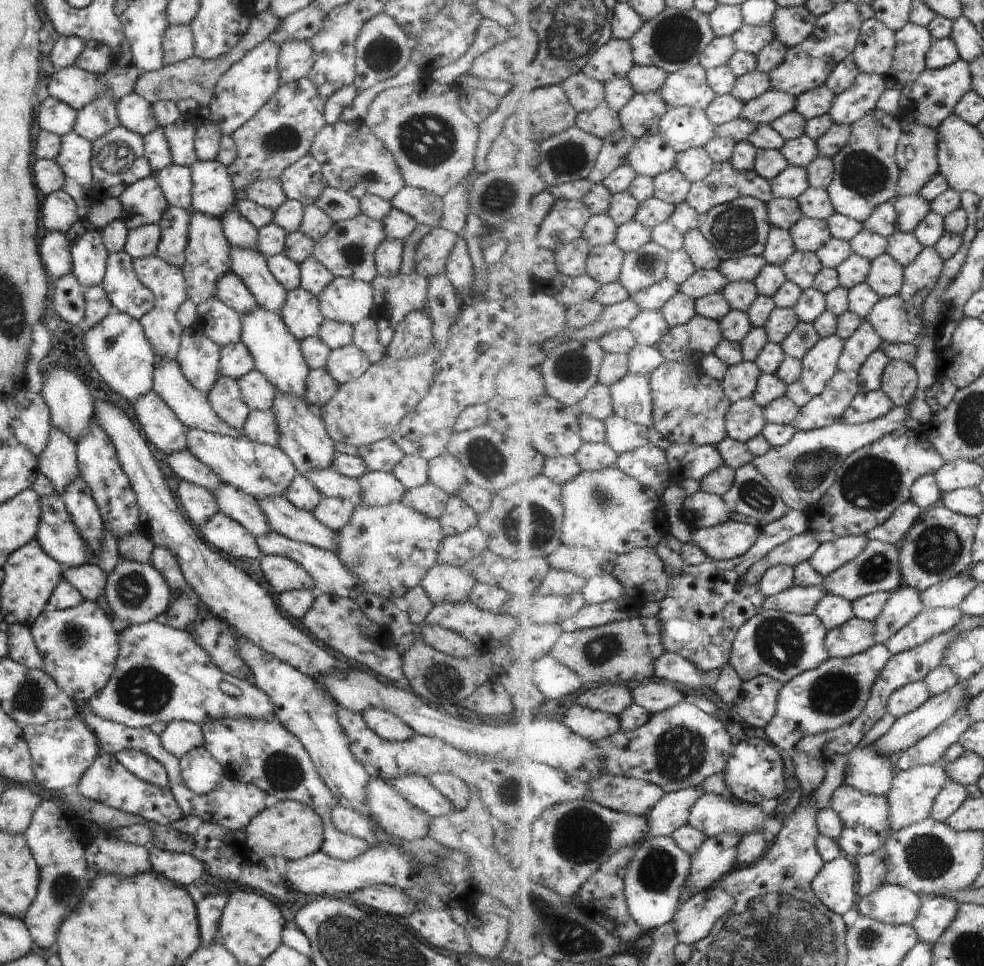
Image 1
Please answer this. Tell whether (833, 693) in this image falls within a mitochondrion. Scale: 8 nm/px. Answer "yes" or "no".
yes

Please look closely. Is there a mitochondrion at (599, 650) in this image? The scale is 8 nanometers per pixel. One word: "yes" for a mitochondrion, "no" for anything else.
yes

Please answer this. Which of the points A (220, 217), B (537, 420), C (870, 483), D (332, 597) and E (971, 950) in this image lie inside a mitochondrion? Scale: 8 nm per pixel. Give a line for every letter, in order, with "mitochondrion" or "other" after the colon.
A: other
B: other
C: mitochondrion
D: other
E: mitochondrion

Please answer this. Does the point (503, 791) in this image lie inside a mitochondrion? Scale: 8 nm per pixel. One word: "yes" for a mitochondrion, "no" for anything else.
yes

